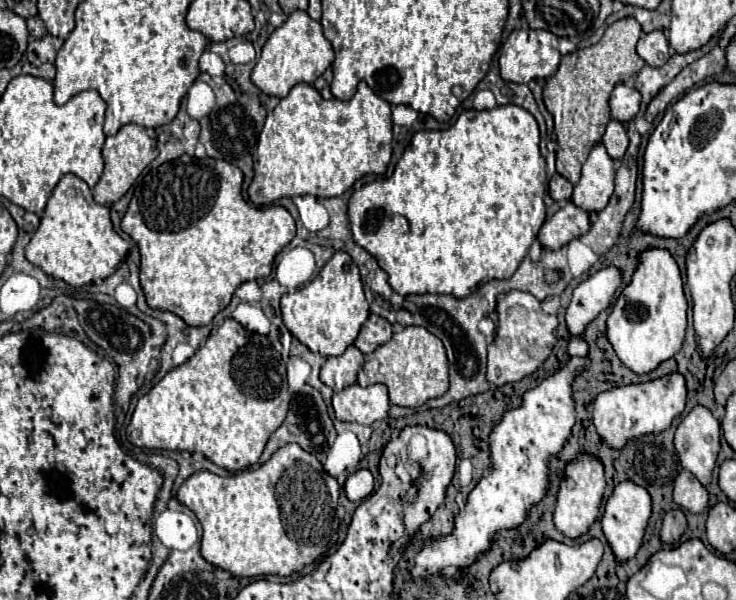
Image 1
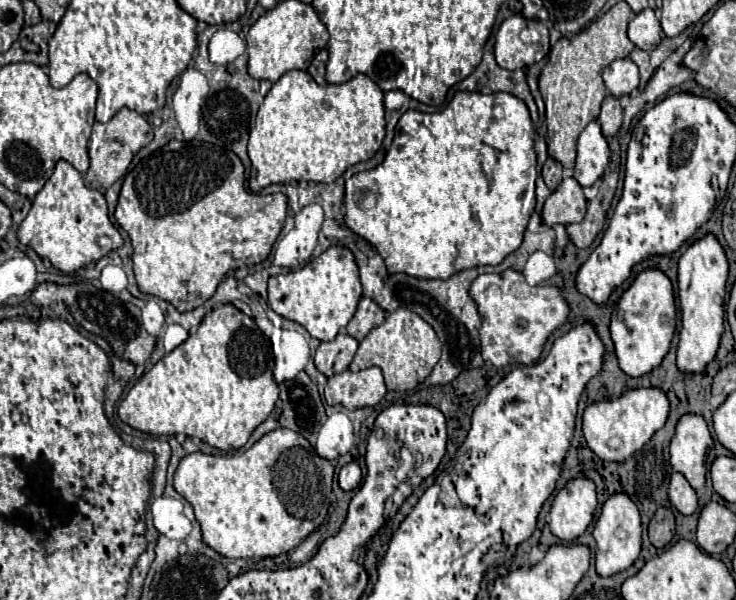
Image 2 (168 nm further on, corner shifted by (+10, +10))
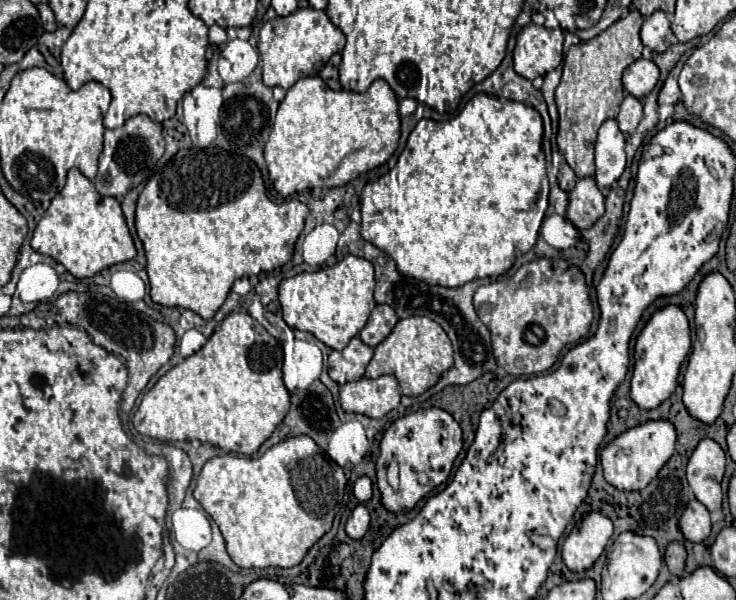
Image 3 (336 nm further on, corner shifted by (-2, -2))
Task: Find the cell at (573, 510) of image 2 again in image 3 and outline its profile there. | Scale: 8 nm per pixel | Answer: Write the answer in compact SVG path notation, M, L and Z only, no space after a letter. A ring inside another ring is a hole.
M590 512L580 528L574 528L562 544L562 560L570 572L588 570L606 550L612 538L612 522L600 512Z

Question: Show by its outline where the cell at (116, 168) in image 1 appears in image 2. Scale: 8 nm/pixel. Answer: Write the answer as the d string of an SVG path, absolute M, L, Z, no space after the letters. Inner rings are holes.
M122 108L114 114L114 118L106 124L96 122L92 136L88 140L88 152L90 152L90 168L84 174L84 184L94 190L106 190L110 188L120 176L124 176L126 168L130 166L134 154L150 142L150 126L146 118L130 108Z

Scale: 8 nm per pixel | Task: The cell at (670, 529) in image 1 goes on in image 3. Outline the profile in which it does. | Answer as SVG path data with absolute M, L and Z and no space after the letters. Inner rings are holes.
M670 544L666 548L664 562L666 562L668 570L674 576L682 576L684 574L684 564L686 564L686 550L684 550L684 546L682 544Z

